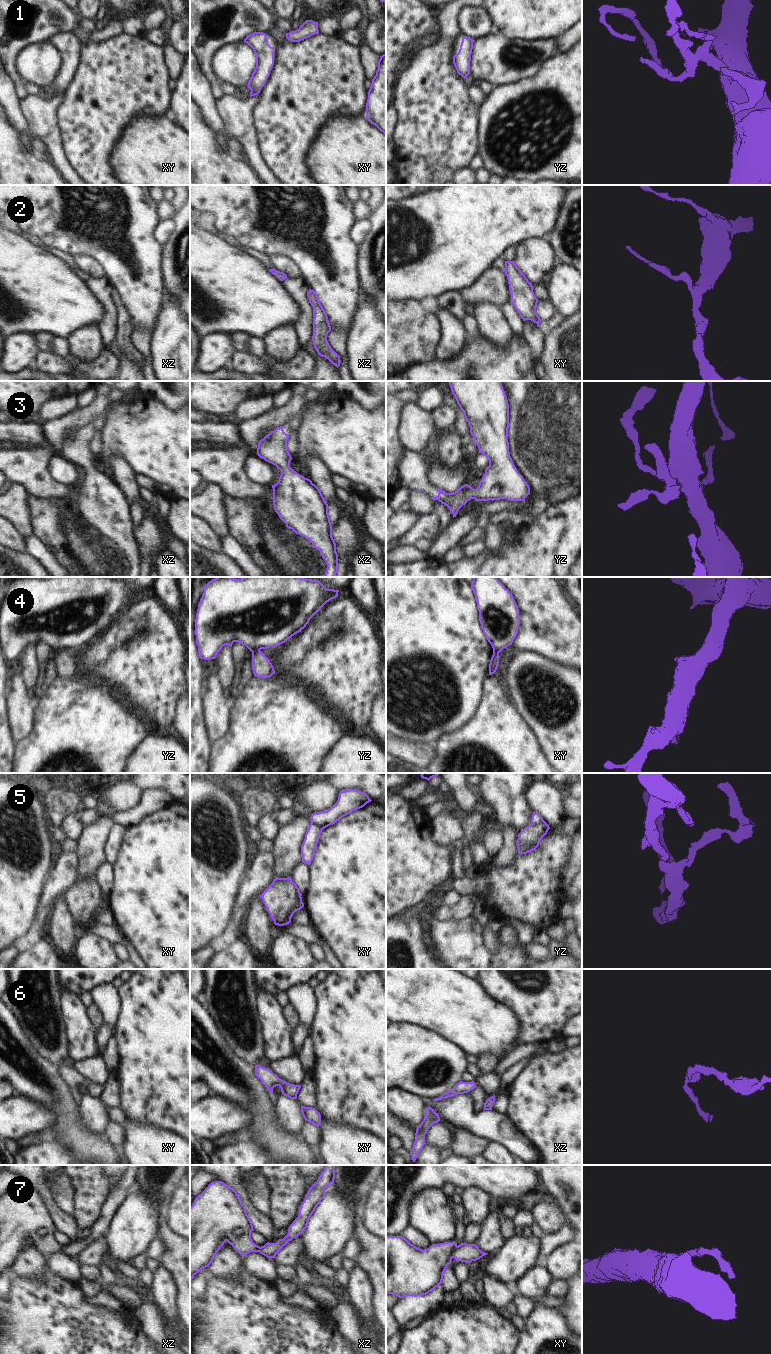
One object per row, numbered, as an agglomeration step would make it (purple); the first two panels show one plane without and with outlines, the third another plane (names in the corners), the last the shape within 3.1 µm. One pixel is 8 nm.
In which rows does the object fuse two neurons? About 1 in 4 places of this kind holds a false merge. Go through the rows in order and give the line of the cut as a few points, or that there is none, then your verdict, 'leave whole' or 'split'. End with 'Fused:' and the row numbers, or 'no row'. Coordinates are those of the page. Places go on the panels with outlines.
1: no cut | leave whole
2: no cut | leave whole
3: no cut | leave whole
4: yz (259, 650), (252, 653) | split
5: yz (543, 820), (536, 824), (531, 824) | split
6: no cut | leave whole
7: xy (457, 1246), (452, 1257) | split
Fused: 4, 5, 7

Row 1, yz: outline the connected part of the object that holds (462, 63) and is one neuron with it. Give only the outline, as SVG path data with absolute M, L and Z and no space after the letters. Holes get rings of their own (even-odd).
M463 36L459 52L453 56L453 64L457 73L464 79L470 74L470 61L474 40Z

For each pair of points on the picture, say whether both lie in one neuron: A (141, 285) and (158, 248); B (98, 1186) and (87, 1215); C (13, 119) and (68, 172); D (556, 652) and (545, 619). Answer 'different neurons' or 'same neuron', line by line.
A: same neuron
B: same neuron
C: different neurons
D: same neuron

